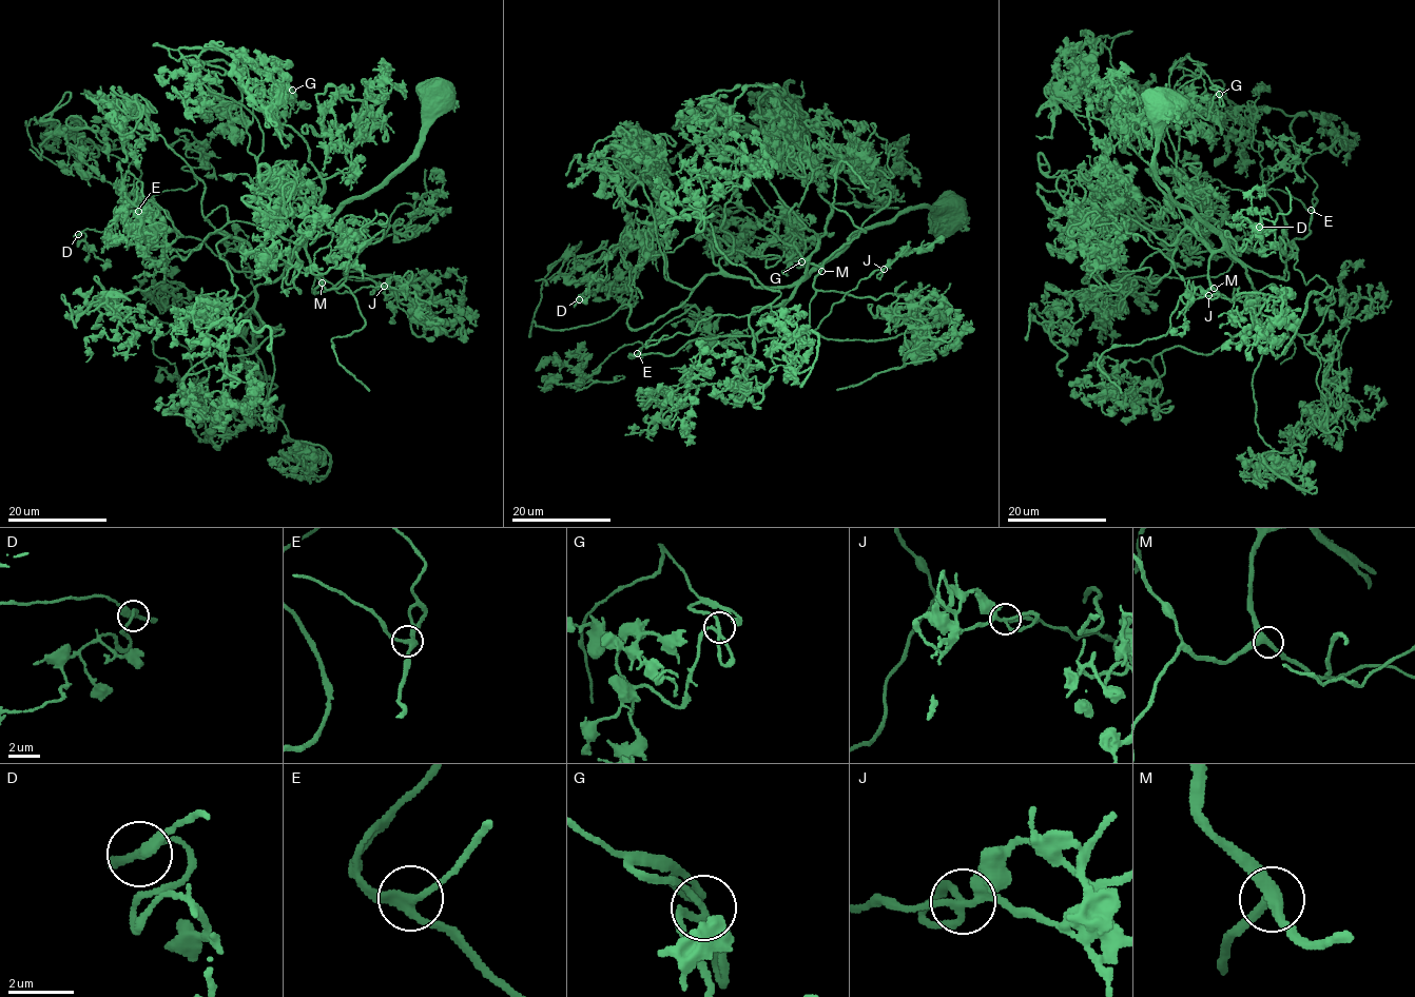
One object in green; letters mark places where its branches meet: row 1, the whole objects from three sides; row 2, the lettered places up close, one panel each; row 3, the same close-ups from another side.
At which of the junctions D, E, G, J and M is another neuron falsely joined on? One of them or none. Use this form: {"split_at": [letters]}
{"split_at": []}

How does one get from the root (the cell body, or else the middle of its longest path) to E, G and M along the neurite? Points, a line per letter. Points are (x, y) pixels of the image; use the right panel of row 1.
E: (1168, 109), (1154, 173), (1170, 197), (1221, 236), (1234, 256), (1283, 277), (1291, 242), (1310, 232), (1312, 210)
G: (1168, 109), (1154, 173), (1221, 236), (1217, 250), (1178, 184), (1176, 93), (1203, 72), (1219, 94)
M: (1168, 109), (1154, 173), (1170, 197), (1221, 236), (1223, 245), (1208, 262), (1208, 279), (1214, 288)

